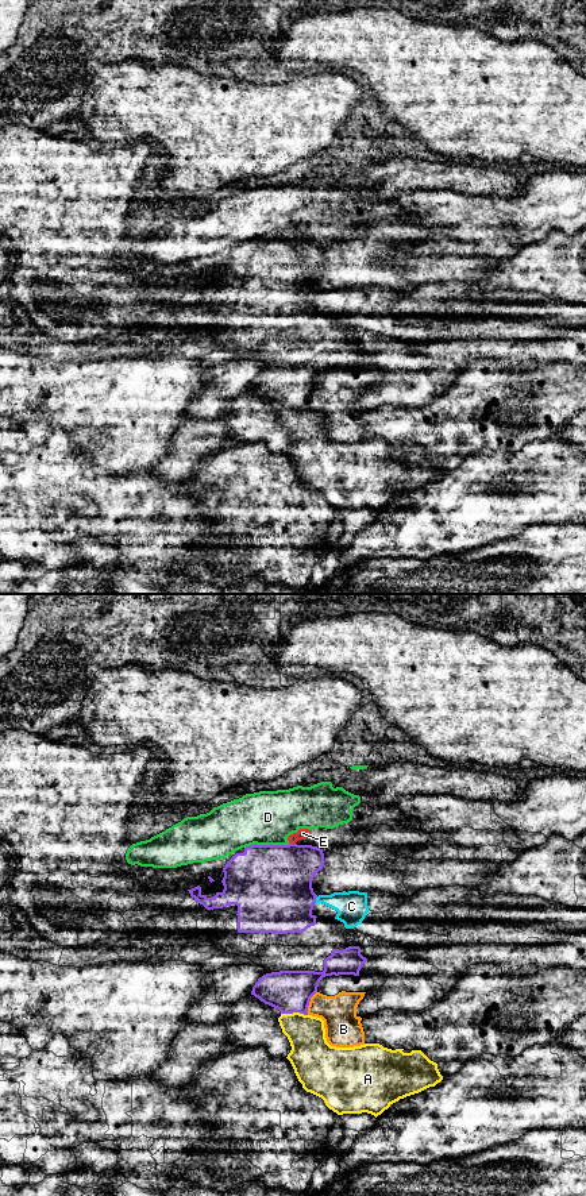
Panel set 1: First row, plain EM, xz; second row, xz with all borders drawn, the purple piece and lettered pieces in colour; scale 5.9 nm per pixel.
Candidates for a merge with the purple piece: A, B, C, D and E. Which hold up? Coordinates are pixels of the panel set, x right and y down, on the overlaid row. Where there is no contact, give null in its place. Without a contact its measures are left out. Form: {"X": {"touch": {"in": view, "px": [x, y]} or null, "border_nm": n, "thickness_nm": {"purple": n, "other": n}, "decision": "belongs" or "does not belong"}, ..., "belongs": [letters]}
{"A": {"touch": {"in": "xz", "px": [295, 1011]}, "border_nm": 160, "thickness_nm": {"purple": 260, "other": 220}, "decision": "does not belong"}, "B": {"touch": {"in": "xz", "px": [308, 1003]}, "border_nm": 160, "thickness_nm": {"purple": 260, "other": 220}, "decision": "does not belong"}, "C": {"touch": {"in": "xz", "px": [315, 901]}, "border_nm": 50, "thickness_nm": {"purple": 460, "other": 180}, "decision": "does not belong"}, "D": {"touch": {"in": "xz", "px": [266, 845]}, "border_nm": 280, "thickness_nm": {"purple": 480, "other": 320}, "decision": "does not belong"}, "E": {"touch": {"in": "xz", "px": [292, 844]}, "border_nm": 40, "thickness_nm": {"purple": 440, "other": 60}, "decision": "does not belong"}, "belongs": []}

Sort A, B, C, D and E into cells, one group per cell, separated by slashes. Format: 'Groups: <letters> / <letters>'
Groups: A / B / C / D E

